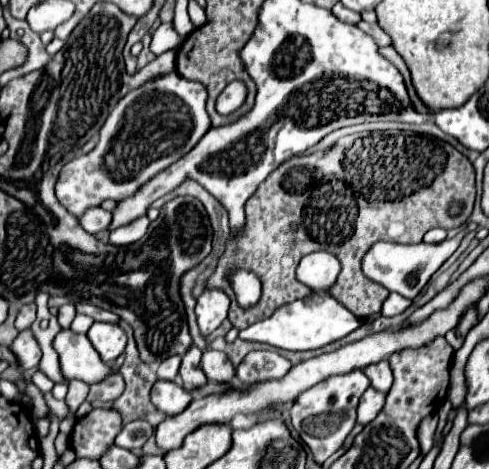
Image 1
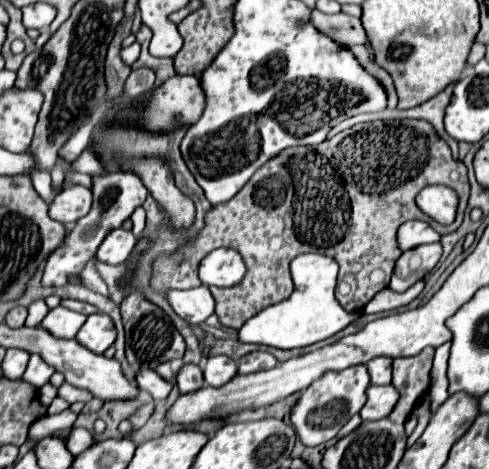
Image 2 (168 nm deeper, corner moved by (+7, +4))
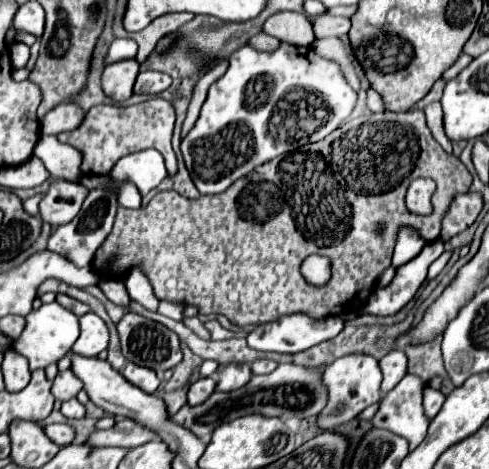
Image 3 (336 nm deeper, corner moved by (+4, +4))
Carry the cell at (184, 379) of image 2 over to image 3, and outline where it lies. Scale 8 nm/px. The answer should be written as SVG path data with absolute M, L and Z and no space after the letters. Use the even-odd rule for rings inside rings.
M217 374L213 376L207 376L207 378L199 378L197 382L193 382L189 386L189 392L187 392L187 402L191 406L199 404L201 400L207 400L207 396L211 396L211 392L215 390L215 384L217 384Z

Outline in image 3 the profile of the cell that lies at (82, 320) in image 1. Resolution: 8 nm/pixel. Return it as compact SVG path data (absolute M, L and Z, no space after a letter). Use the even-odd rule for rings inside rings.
M57 302L43 304L39 310L31 310L27 314L27 326L23 334L15 340L13 350L23 354L29 360L31 370L45 370L49 364L57 364L65 354L69 354L71 344L79 338L79 316L71 310L59 306Z

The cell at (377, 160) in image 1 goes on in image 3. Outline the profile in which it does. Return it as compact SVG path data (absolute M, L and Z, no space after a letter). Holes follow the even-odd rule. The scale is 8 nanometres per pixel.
M411 110L411 112L381 112L381 114L369 114L363 116L363 120L359 120L359 124L355 124L355 128L351 128L351 132L347 132L347 136L339 136L339 140L335 140L335 144L331 144L331 156L287 156L287 160L283 160L283 172L279 172L279 180L263 180L263 166L255 168L251 174L247 174L245 178L237 180L235 184L231 184L231 188L227 188L227 192L223 194L215 194L215 196L201 196L199 200L187 200L183 196L179 196L177 192L169 190L169 192L159 192L145 208L139 210L127 210L121 208L117 212L117 220L113 226L113 232L109 234L109 238L105 240L103 248L99 250L99 254L95 254L95 262L93 268L103 276L121 276L127 270L131 270L135 264L141 264L145 274L151 280L153 292L155 296L161 300L183 300L191 306L199 308L201 316L209 316L209 314L223 314L229 318L231 324L235 326L257 326L257 324L265 324L271 320L277 320L279 316L285 314L295 314L295 312L307 312L309 316L321 318L321 316L353 316L357 314L365 302L369 300L369 296L375 290L375 284L379 280L379 276L391 266L391 256L393 256L393 246L395 246L395 236L399 226L403 224L411 224L417 230L423 232L423 238L427 242L433 242L439 238L441 232L441 220L445 216L445 212L449 210L451 198L455 198L457 194L467 194L471 186L471 174L469 170L463 166L463 162L459 158L455 158L453 154L447 154L431 136L431 130L427 128L425 122L425 114L421 110ZM415 178L433 178L437 182L437 214L431 216L417 216L413 212L407 210L405 206L405 192L409 188L409 184ZM309 254L323 254L329 256L333 262L333 278L327 286L323 288L315 288L309 286L301 272L299 266L303 262L305 256ZM109 256L117 256L117 260L109 266Z

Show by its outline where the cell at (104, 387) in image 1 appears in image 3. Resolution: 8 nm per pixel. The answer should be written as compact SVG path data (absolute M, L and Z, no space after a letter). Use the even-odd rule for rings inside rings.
M65 370L65 372L59 372L57 378L53 380L51 392L53 392L53 396L57 400L67 402L71 398L77 398L77 394L79 394L81 388L83 388L81 380L79 378L73 378L73 372L71 370Z

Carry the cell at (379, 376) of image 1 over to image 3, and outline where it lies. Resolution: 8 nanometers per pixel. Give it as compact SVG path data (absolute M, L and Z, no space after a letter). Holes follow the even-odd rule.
M391 350L379 360L379 368L383 372L381 392L389 392L399 384L399 380L407 374L407 356L403 350Z

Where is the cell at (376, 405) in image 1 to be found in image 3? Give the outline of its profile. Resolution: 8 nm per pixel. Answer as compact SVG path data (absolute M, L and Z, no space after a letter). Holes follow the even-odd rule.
M407 374L393 390L381 396L379 410L371 418L371 424L407 438L409 446L415 448L415 444L425 438L429 426L421 404L423 386L425 382L419 376Z

